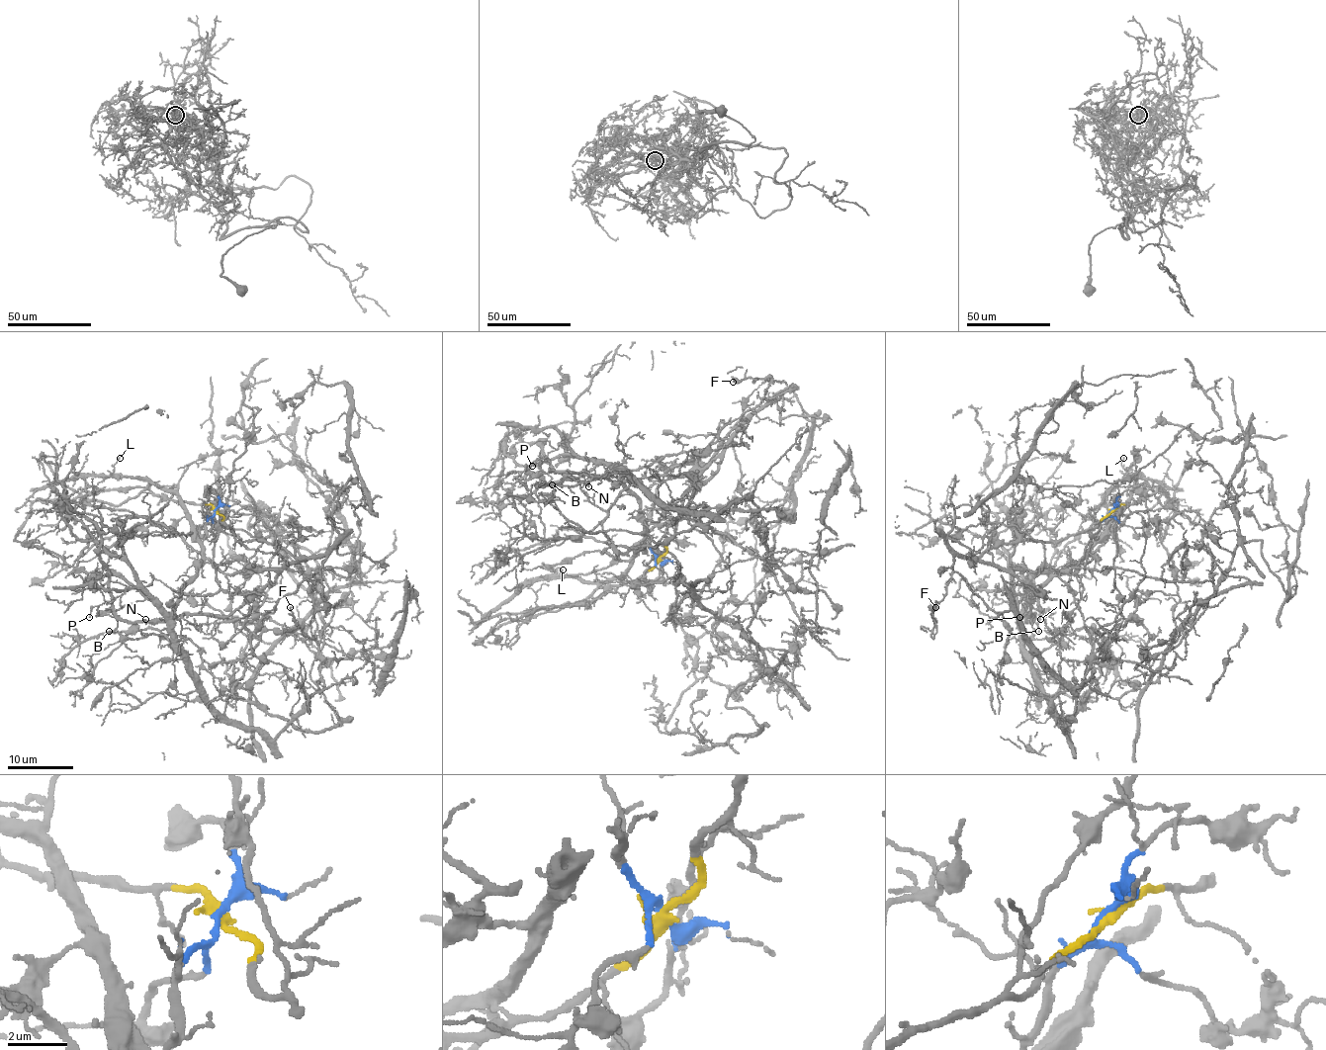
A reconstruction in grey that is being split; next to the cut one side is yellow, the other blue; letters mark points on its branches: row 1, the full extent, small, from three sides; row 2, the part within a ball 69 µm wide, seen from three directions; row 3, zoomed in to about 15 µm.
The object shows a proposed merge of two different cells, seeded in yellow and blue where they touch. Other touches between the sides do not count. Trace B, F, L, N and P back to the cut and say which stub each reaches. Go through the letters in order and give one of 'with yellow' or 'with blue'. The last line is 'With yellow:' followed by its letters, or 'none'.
B: with blue
F: with yellow
L: with blue
N: with yellow
P: with blue
With yellow: F, N

